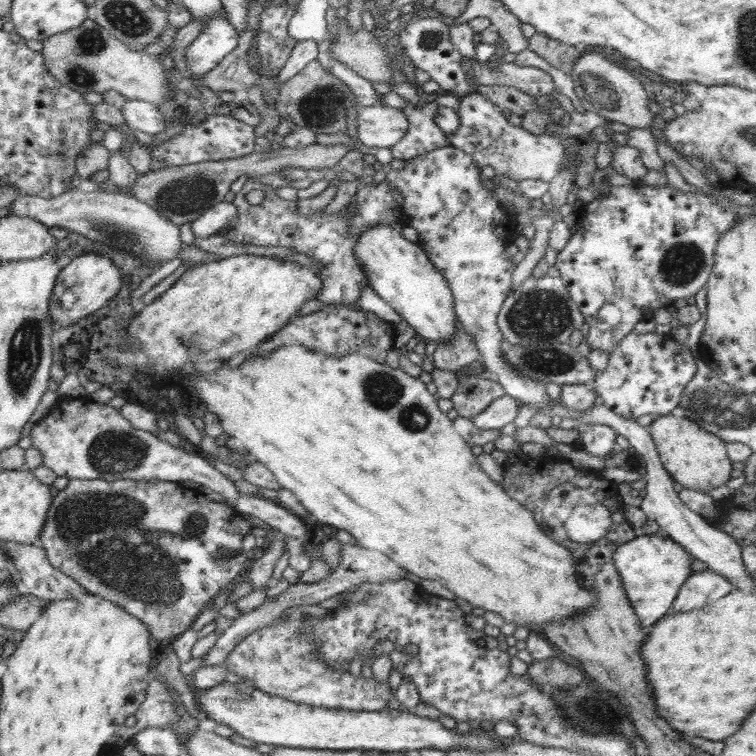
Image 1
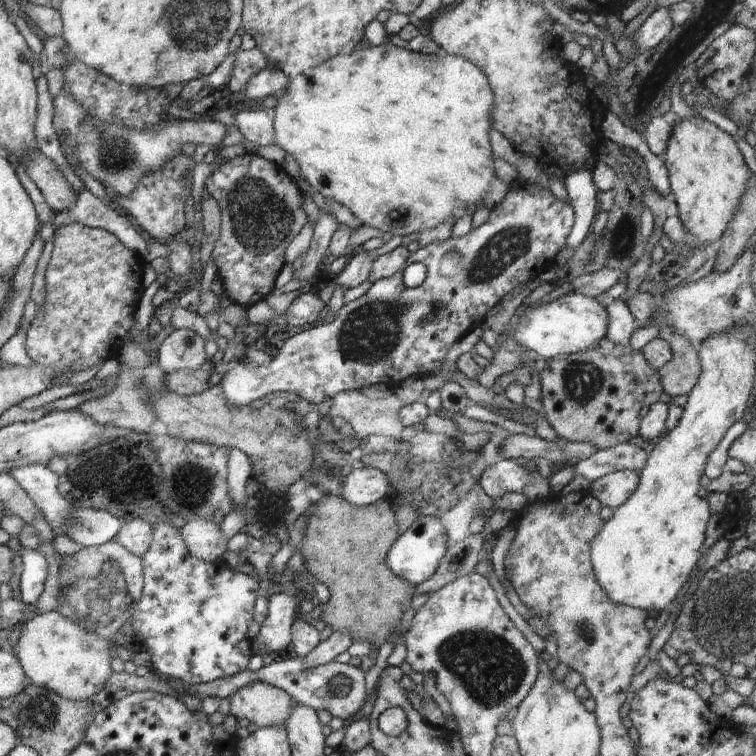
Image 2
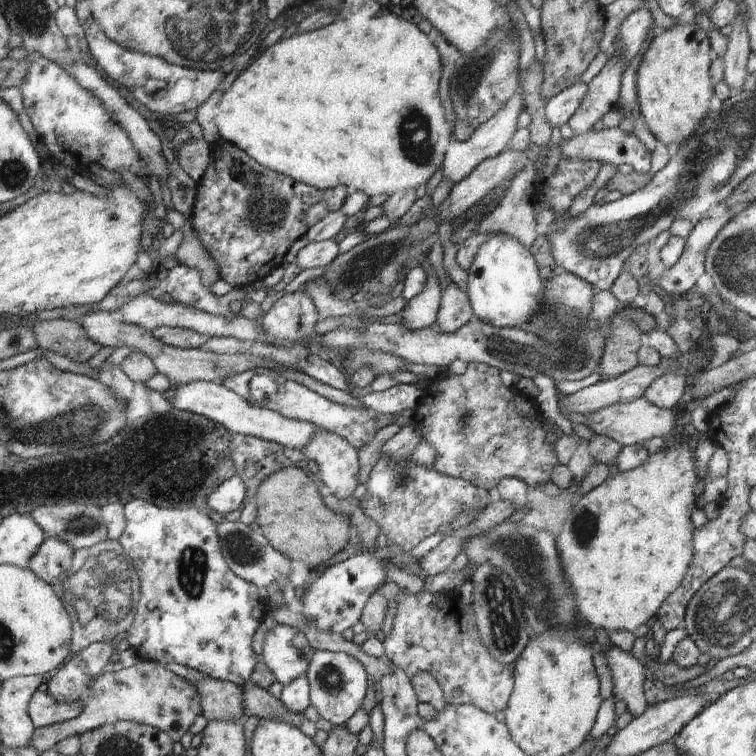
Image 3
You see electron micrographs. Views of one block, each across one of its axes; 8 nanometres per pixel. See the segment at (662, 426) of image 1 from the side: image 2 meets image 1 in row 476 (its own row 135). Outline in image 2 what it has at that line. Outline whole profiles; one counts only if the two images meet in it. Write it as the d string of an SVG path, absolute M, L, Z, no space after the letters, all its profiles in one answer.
M680 119L673 126L665 153L671 200L676 202L677 217L683 227L698 247L721 239L733 216L739 211L751 174L736 141L707 120Z

